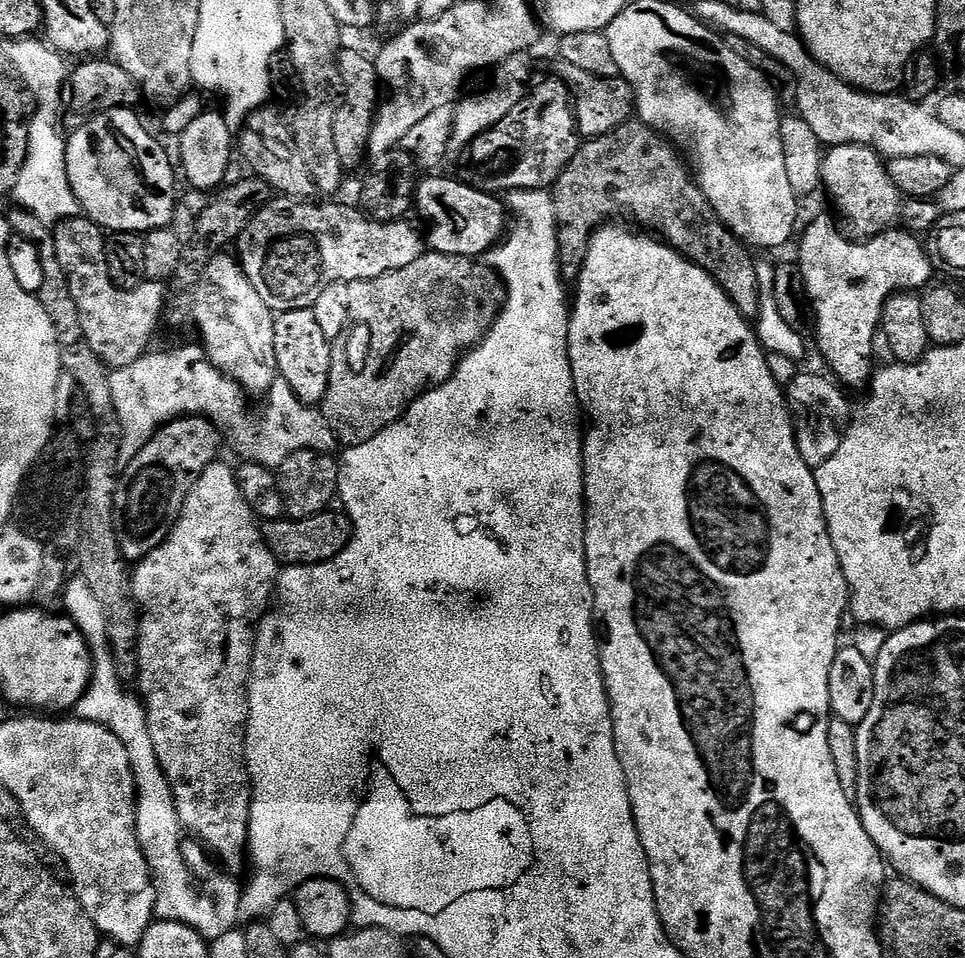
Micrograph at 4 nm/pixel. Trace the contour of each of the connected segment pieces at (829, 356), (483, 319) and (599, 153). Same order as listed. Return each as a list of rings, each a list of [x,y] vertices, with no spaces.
[[[820,216],[805,230],[804,241],[800,244],[798,263],[806,278],[810,308],[814,313],[814,337],[816,336],[817,342],[820,343],[820,352],[824,355],[825,362],[832,367],[831,375],[849,389],[863,389],[874,375],[872,351],[876,348],[876,336],[878,340],[878,333],[882,328],[884,310],[894,293],[897,290],[920,290],[931,285],[934,280],[933,257],[924,253],[923,246],[916,241],[919,239],[913,233],[907,230],[896,231],[889,230],[871,239],[847,240],[830,217]]]
[[[431,250],[410,262],[410,266],[402,266],[402,270],[373,280],[355,281],[351,289],[362,292],[362,296],[352,298],[376,300],[372,310],[362,314],[374,314],[376,318],[384,312],[384,318],[394,318],[400,350],[398,360],[390,362],[392,368],[380,372],[380,380],[350,380],[352,386],[326,390],[324,417],[336,432],[337,441],[345,440],[348,446],[374,438],[386,424],[400,419],[417,396],[449,379],[466,349],[484,339],[502,308],[502,280],[487,263]]]
[[[633,118],[618,126],[613,132],[585,139],[574,158],[562,170],[555,184],[551,185],[554,202],[554,218],[561,242],[560,262],[563,265],[561,275],[568,282],[579,279],[579,267],[584,262],[586,245],[593,232],[601,227],[617,212],[617,217],[633,216],[641,229],[659,234],[673,248],[684,253],[689,260],[700,268],[705,268],[720,283],[724,292],[736,303],[742,315],[752,318],[760,311],[760,275],[756,273],[757,261],[752,261],[753,253],[749,245],[734,235],[718,218],[710,202],[702,194],[689,165],[682,159],[681,153],[661,133]]]

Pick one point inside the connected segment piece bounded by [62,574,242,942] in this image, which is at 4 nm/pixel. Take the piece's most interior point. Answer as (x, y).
(211, 907)

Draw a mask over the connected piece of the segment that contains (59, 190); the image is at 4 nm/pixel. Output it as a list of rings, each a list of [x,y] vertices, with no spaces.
[[[48,124],[45,128],[33,127],[28,142],[28,157],[22,166],[22,174],[18,174],[18,182],[10,193],[11,199],[16,199],[14,201],[19,207],[37,215],[49,226],[79,217],[82,212],[66,170],[67,149],[65,133],[60,133],[54,125]]]

